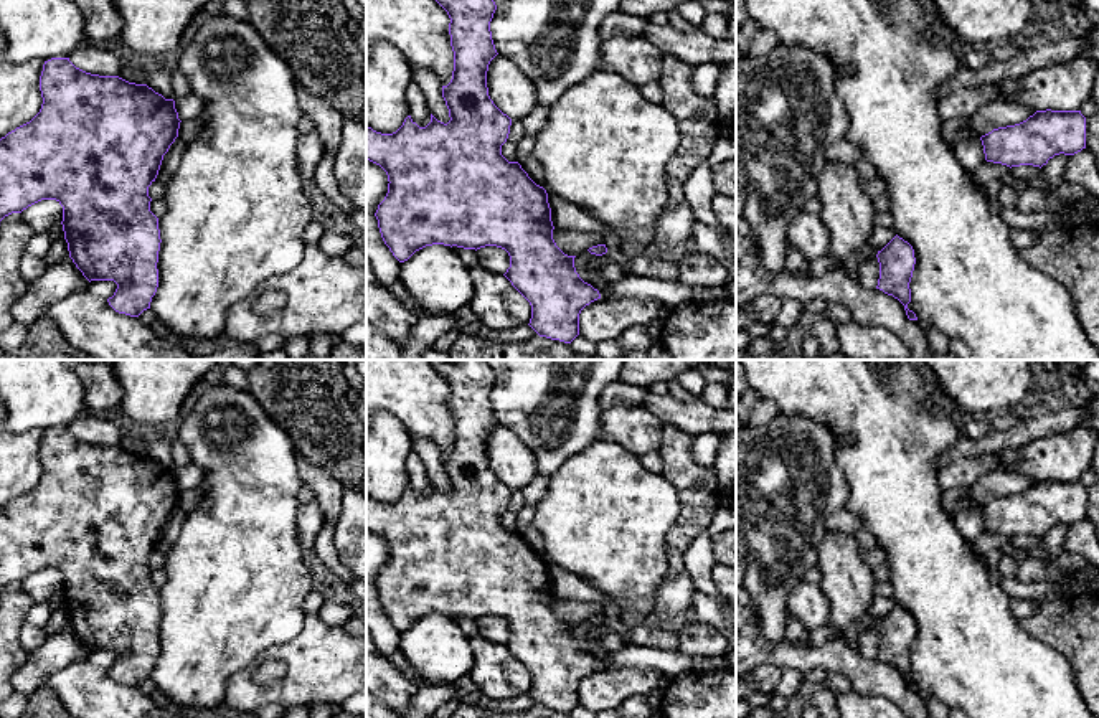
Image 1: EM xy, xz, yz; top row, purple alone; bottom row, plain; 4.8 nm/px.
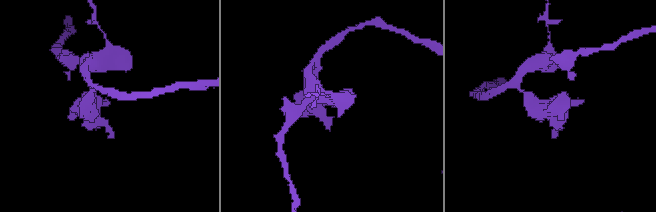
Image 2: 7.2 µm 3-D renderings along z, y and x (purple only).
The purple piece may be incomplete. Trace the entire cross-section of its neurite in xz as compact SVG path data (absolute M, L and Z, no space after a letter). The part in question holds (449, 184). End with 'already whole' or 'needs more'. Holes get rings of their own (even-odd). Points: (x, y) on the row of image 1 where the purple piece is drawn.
M493 0L436 2L450 18L454 71L450 83L442 86L450 120L444 124L431 114L431 122L419 127L408 116L393 134L366 125L366 160L380 165L389 182L375 213L381 238L399 262L432 244L505 249L510 267L503 276L530 302L528 325L540 337L571 343L579 335L581 310L601 294L576 272L576 256L556 246L546 190L518 162L502 155L512 119L493 104L487 87L488 64L498 54L490 31L497 5Z; already whole

